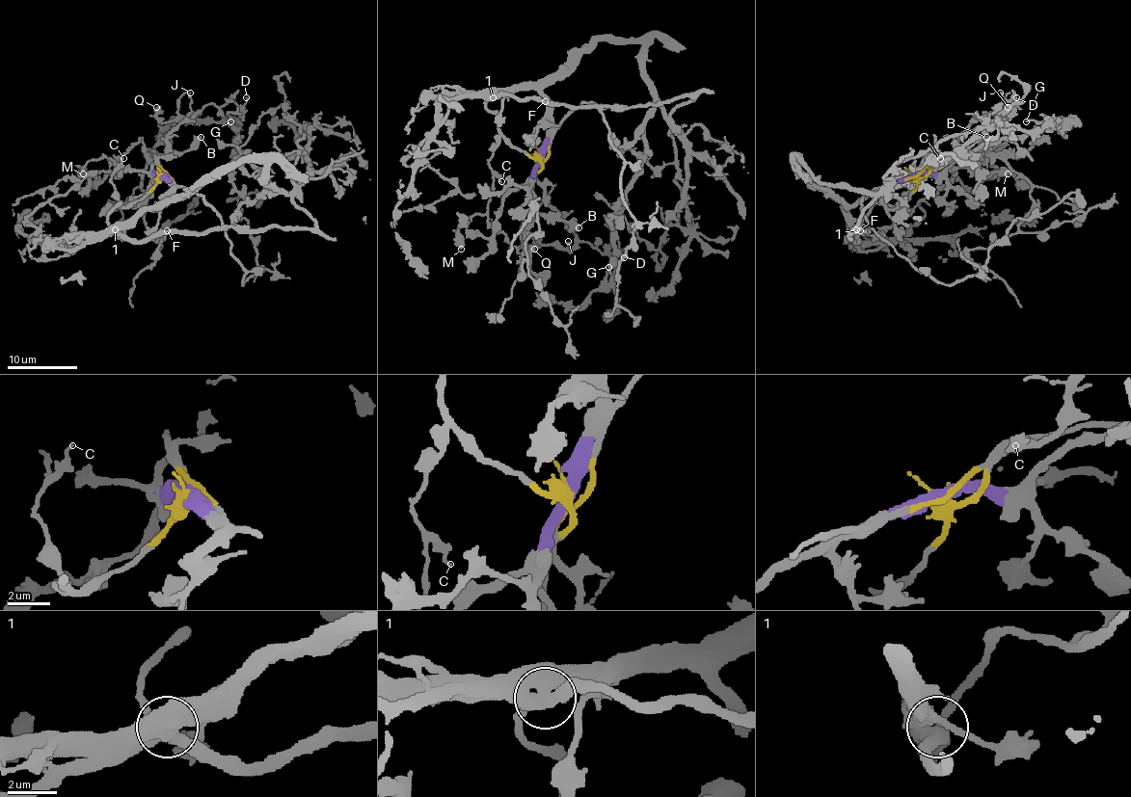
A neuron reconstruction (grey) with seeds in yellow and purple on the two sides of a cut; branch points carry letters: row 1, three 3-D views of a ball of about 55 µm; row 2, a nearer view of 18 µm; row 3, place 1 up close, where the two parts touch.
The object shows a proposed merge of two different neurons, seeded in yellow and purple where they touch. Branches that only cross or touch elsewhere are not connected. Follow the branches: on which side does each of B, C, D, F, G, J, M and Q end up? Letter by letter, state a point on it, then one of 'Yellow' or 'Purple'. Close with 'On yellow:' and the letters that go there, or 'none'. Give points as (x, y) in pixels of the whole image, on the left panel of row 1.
B: Place: (201, 137). Purple
C: Place: (123, 158). Yellow
D: Place: (246, 97). Yellow
F: Place: (167, 230). Yellow
G: Place: (230, 121). Purple
J: Place: (190, 92). Yellow
M: Place: (83, 173). Yellow
Q: Place: (156, 107). Yellow
On yellow: C, D, F, J, M, Q

